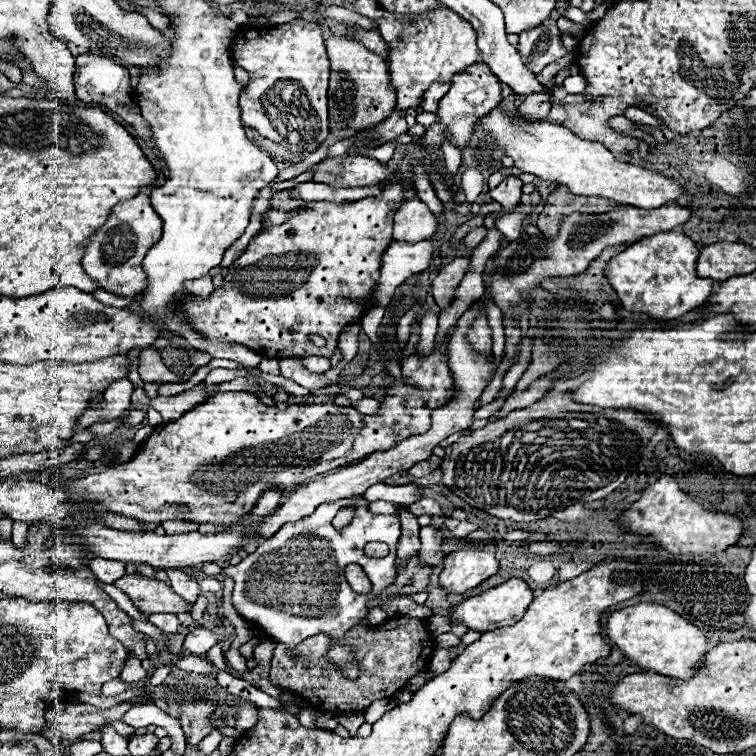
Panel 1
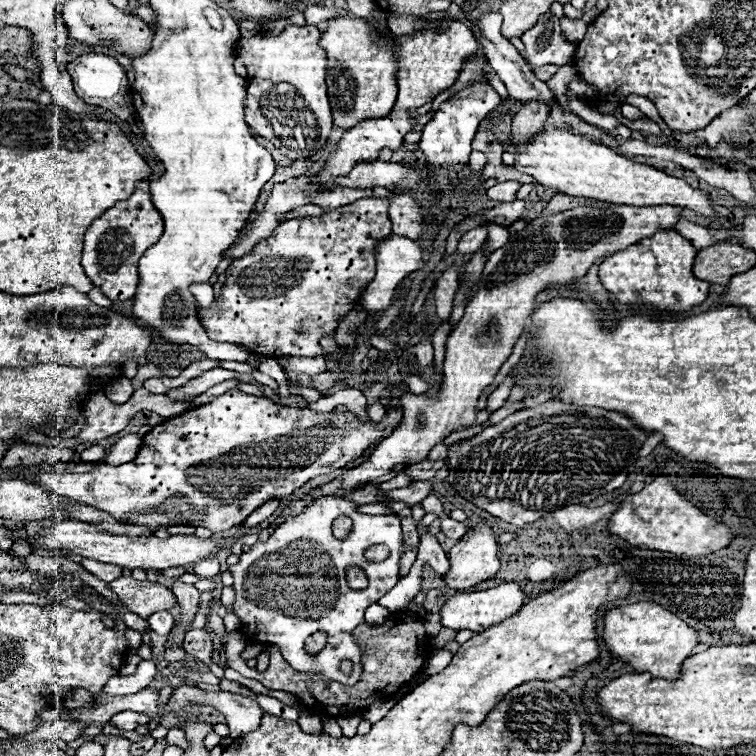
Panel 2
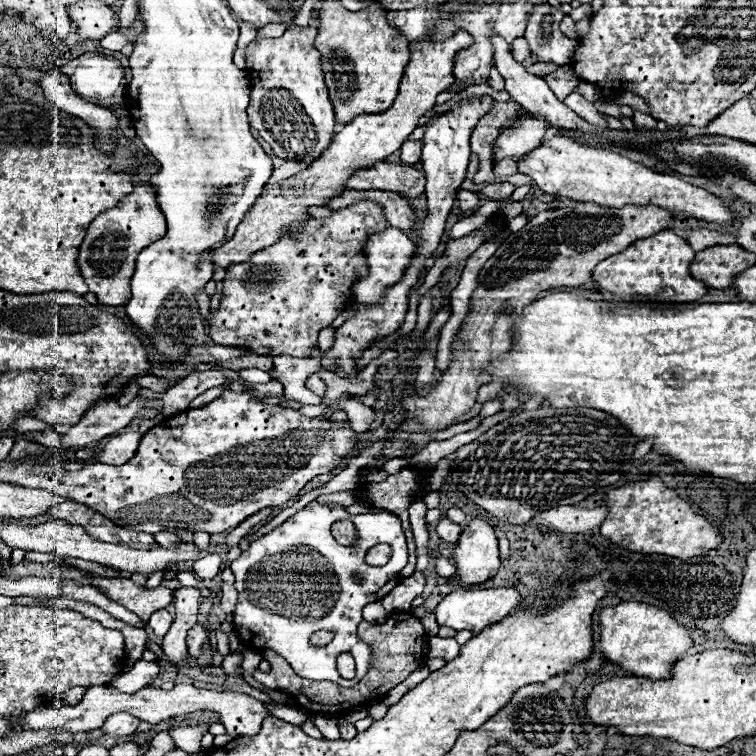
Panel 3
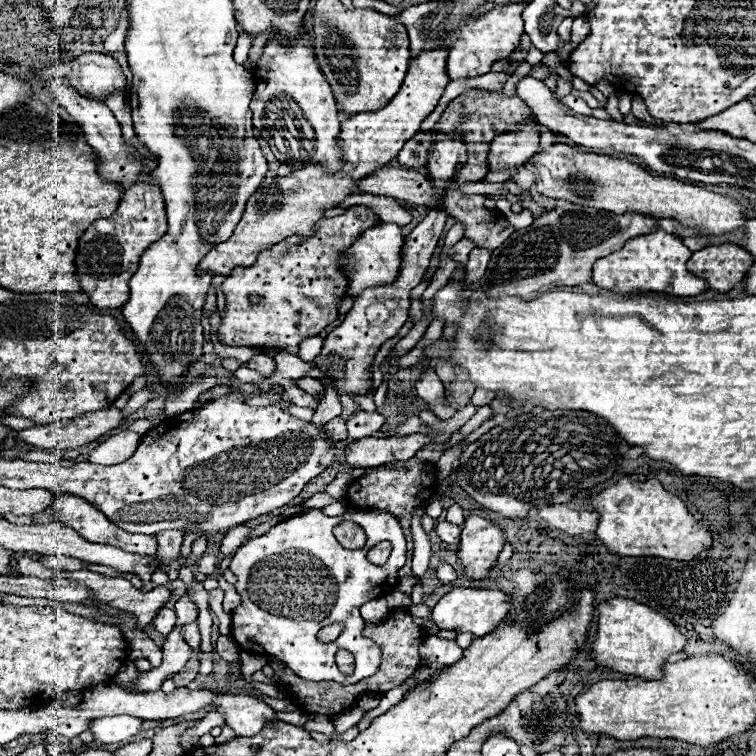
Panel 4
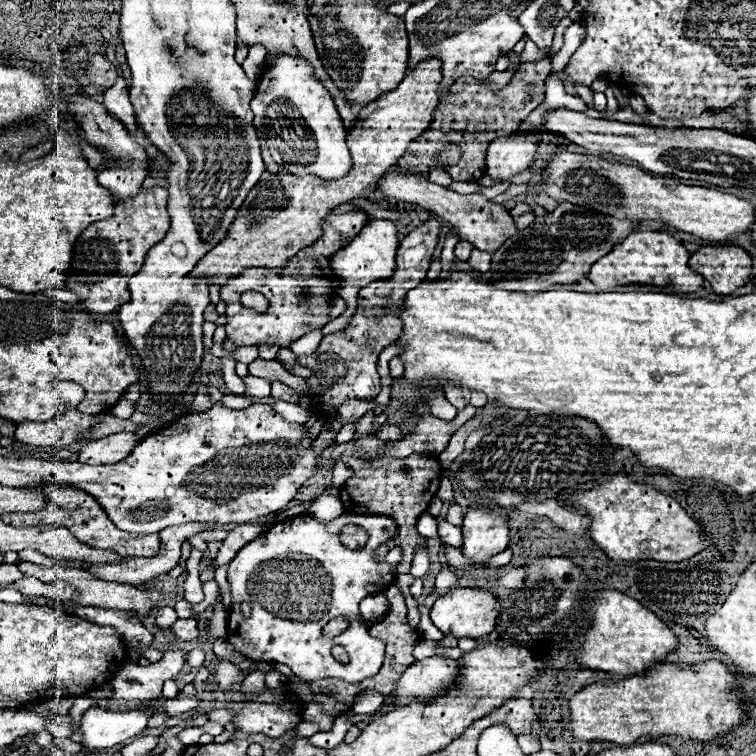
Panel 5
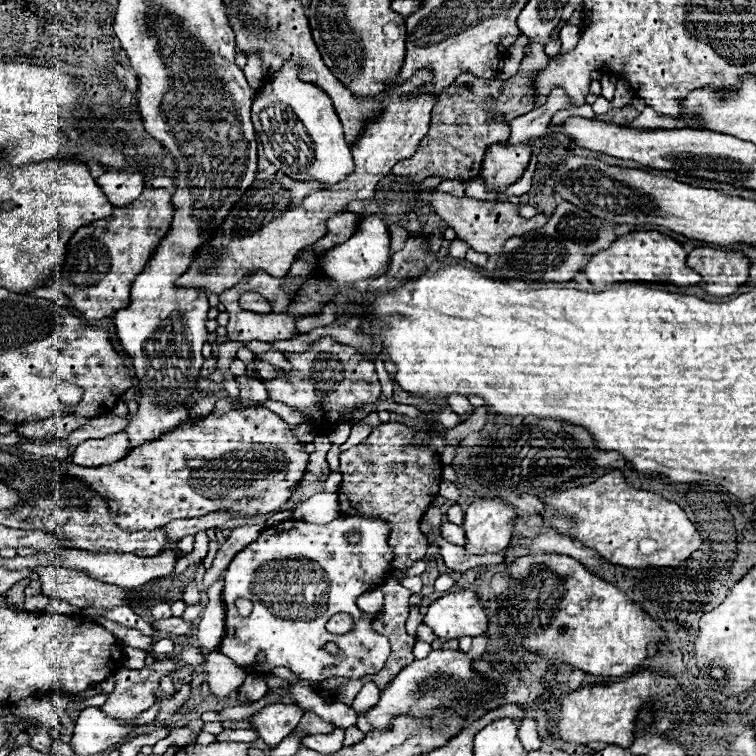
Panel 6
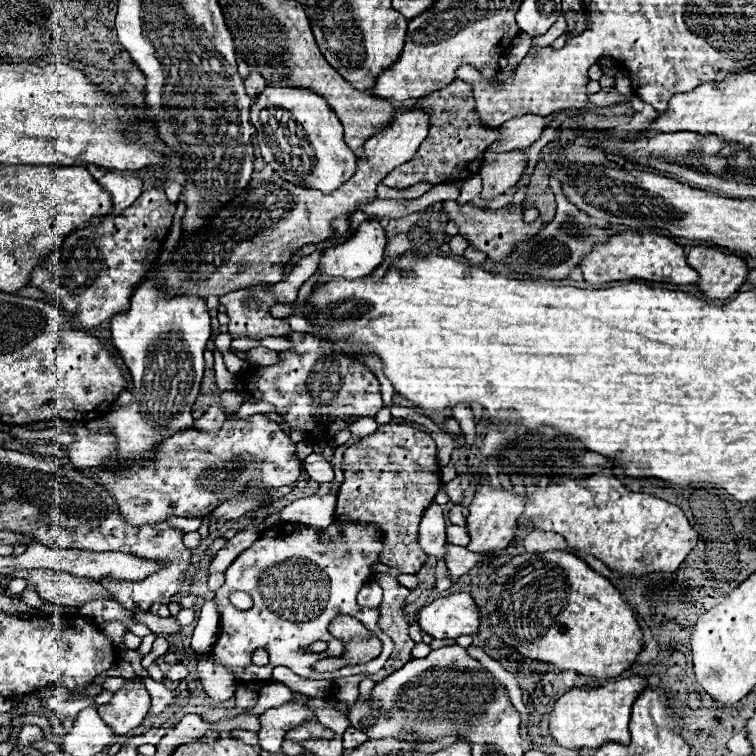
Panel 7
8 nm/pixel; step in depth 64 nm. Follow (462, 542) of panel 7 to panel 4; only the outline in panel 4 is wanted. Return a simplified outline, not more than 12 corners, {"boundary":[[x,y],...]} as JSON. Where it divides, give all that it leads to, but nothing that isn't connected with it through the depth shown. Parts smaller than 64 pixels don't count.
{"boundary":[[438,522],[436,532],[442,542],[460,544],[460,526]]}

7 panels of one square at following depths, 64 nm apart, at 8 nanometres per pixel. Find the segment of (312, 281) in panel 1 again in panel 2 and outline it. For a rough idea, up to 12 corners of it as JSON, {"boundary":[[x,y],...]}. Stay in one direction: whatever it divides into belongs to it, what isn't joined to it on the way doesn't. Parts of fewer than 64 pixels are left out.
{"boundary":[[360,198],[288,220],[198,308],[212,340],[320,356],[390,232]]}

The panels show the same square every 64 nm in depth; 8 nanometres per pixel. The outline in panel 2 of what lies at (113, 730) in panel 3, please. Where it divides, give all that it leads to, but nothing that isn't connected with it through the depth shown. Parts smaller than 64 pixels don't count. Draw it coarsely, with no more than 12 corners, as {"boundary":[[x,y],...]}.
{"boundary":[[118,712],[110,724],[118,730],[136,730],[148,716]]}

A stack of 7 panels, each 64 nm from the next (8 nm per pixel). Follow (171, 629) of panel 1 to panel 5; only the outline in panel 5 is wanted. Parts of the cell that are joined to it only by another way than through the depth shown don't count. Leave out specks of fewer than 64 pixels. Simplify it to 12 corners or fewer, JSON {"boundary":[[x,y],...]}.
{"boundary":[[160,606],[156,610],[156,626],[168,630],[176,620],[174,608]]}

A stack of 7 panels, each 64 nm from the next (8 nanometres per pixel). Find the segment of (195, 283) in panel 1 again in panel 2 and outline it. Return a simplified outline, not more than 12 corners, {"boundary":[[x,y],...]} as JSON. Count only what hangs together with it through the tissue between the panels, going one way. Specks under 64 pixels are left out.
{"boundary":[[210,282],[194,284],[192,294],[200,308],[214,302]]}

